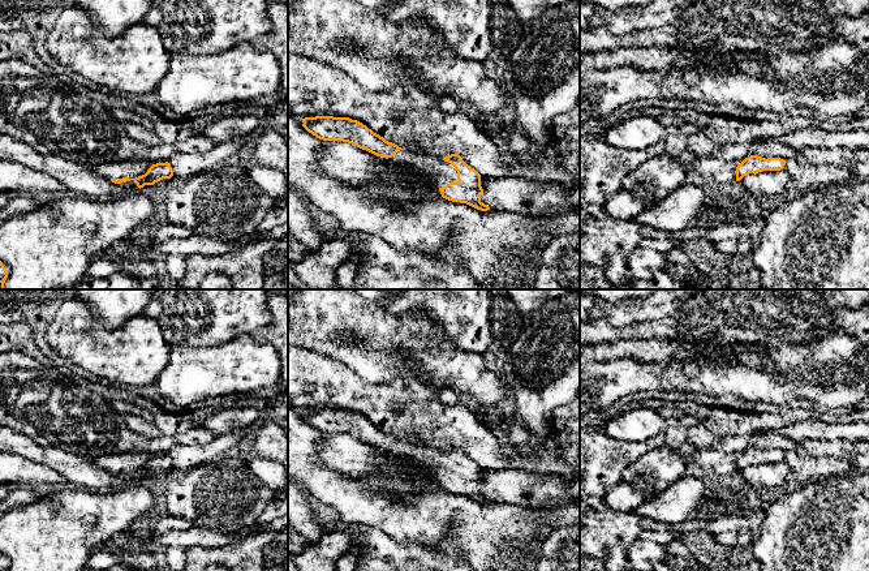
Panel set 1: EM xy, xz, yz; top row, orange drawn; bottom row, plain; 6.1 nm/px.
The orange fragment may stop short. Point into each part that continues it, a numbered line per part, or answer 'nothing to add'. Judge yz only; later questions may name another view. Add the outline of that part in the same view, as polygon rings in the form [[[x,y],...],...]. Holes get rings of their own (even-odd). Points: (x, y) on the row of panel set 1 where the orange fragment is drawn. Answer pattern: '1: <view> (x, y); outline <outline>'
nothing to add

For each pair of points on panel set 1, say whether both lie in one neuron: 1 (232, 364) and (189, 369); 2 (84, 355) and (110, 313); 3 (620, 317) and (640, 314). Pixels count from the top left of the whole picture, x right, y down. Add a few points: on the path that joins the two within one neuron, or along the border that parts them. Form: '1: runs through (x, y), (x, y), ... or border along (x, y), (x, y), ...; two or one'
1: runs through (222, 369), (199, 369); one
2: border along (84, 303), (108, 329), (119, 329), (132, 318); two
3: runs through (626, 314), (635, 314); one

